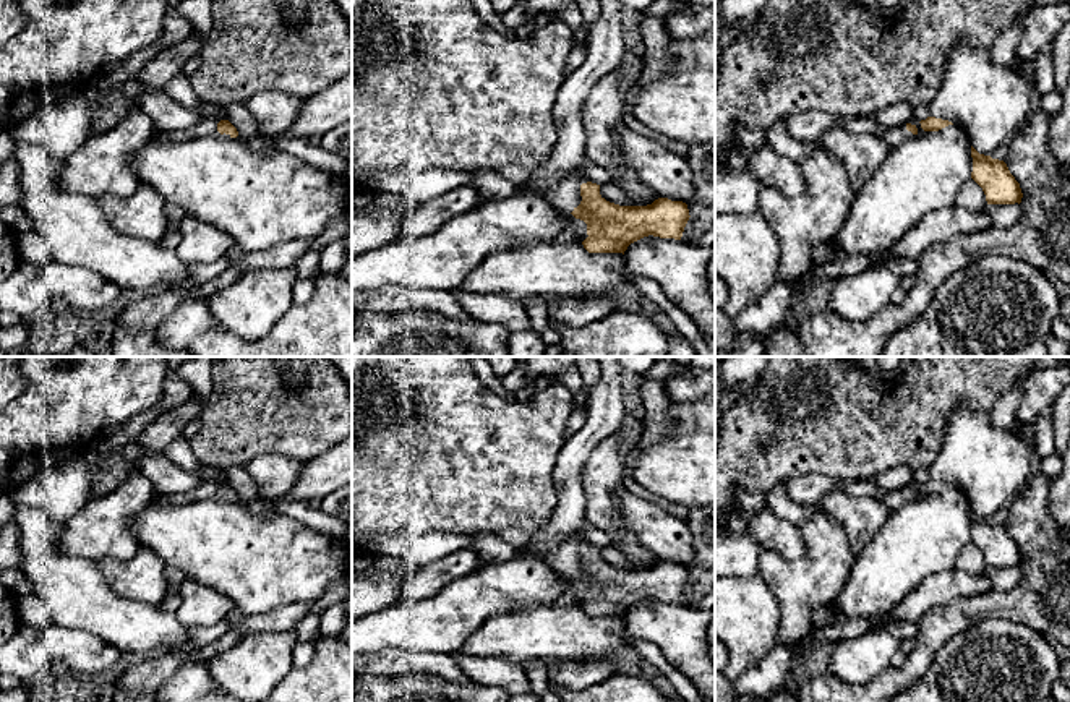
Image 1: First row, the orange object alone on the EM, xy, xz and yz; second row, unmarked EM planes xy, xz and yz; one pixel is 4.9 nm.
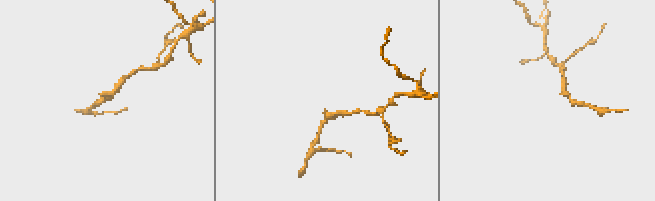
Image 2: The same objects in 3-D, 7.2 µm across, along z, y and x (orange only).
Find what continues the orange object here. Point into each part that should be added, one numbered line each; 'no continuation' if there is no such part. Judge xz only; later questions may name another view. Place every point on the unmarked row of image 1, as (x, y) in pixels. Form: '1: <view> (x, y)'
1: xz (566, 558)

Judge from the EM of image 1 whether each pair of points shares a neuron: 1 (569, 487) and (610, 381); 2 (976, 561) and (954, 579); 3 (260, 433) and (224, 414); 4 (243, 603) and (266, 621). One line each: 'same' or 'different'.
1: same
2: different
3: same
4: different

